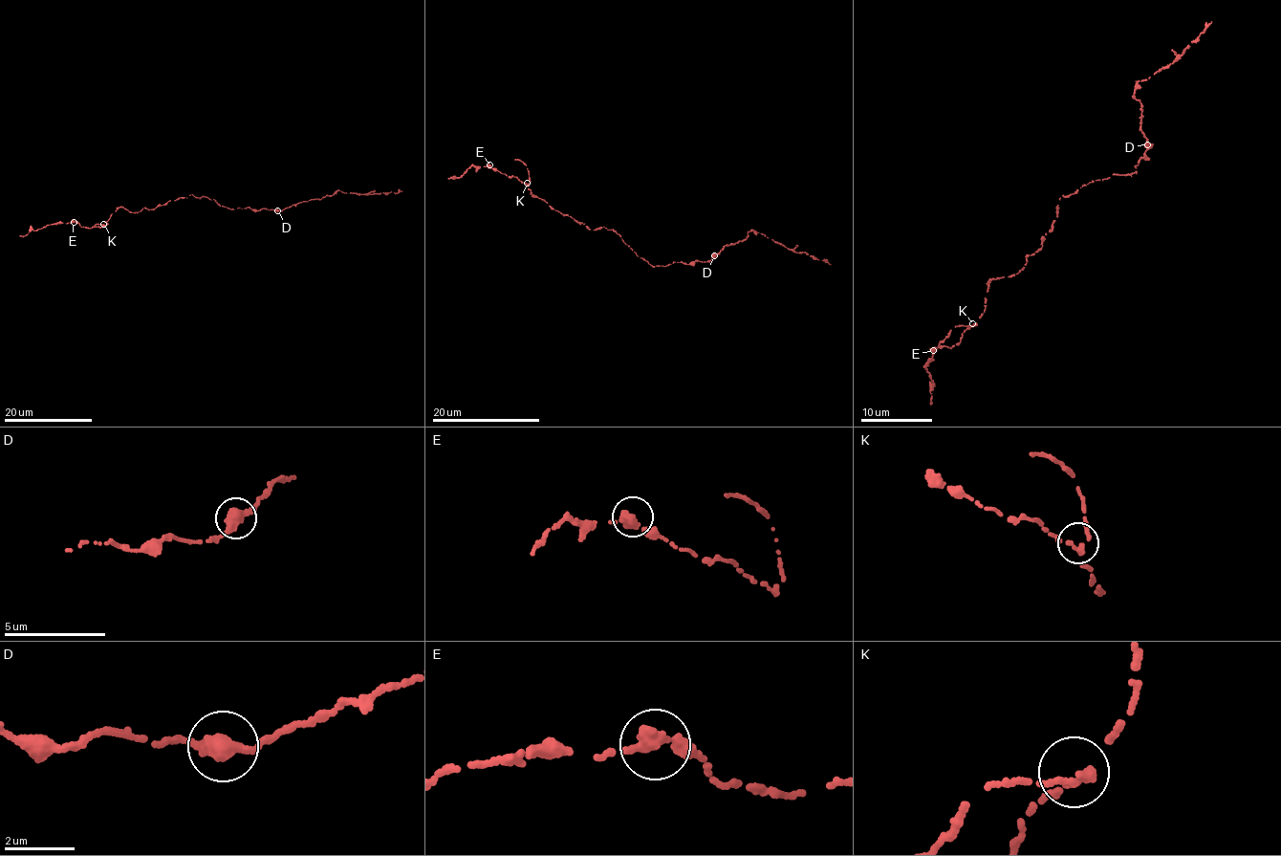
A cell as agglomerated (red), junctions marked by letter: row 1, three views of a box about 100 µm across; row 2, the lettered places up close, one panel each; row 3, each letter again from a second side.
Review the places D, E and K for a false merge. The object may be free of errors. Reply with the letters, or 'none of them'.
none of them

